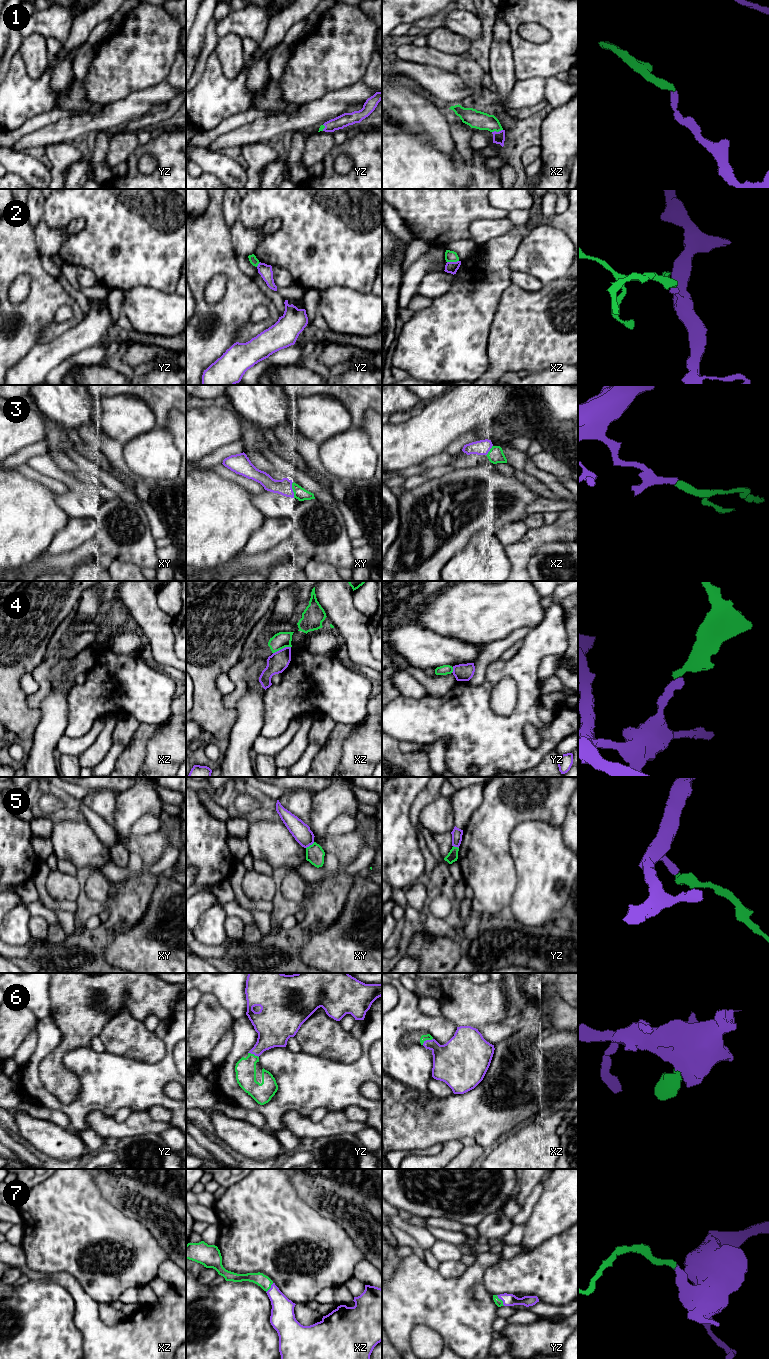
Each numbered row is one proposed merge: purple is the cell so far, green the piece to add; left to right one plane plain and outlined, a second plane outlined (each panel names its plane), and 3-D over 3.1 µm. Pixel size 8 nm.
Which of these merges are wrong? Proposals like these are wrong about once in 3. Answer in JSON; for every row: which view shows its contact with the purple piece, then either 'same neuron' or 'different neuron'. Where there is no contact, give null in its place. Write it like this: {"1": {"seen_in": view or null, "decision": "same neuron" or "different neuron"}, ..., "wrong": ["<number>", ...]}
{"1": {"seen_in": "xz", "decision": "same neuron"}, "2": {"seen_in": "xz", "decision": "different neuron"}, "3": {"seen_in": "xy", "decision": "same neuron"}, "4": {"seen_in": "xz", "decision": "different neuron"}, "5": {"seen_in": "xy", "decision": "different neuron"}, "6": {"seen_in": "xz", "decision": "same neuron"}, "7": {"seen_in": "yz", "decision": "same neuron"}, "wrong": ["2", "4", "5"]}

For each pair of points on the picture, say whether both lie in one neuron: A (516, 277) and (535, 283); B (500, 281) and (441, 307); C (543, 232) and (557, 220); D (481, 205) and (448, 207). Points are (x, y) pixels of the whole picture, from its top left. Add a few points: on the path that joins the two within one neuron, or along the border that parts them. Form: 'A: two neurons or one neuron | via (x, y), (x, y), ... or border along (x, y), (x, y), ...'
A: one neuron | via (521, 279), (530, 283)
B: one neuron | via (485, 284), (462, 307), (456, 307)
C: two neurons | border along (544, 222), (561, 229), (567, 235)
D: one neuron | via (473, 205), (456, 205)

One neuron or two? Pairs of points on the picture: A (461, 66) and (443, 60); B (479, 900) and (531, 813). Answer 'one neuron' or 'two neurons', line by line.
A: one neuron
B: one neuron

